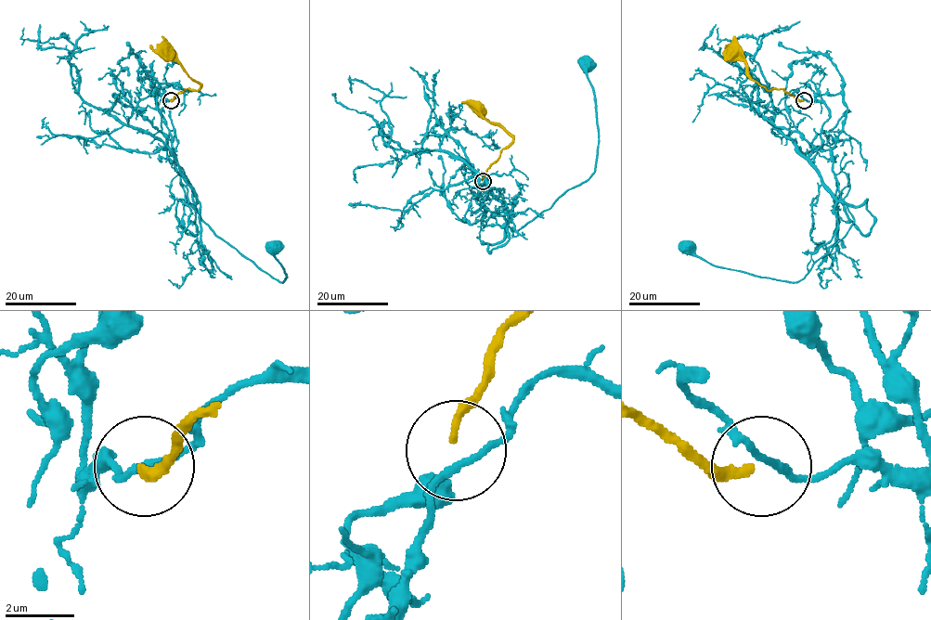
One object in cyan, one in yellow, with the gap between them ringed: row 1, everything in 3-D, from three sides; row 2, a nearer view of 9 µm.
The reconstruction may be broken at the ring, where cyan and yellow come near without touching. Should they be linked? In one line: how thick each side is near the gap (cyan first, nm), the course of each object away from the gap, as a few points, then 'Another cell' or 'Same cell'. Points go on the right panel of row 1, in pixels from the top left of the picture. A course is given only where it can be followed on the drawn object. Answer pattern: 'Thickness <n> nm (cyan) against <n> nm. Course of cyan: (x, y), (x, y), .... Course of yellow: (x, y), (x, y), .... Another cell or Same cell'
Thickness 190 nm (cyan) against 240 nm. Course of cyan: (806, 100), (828, 109), (821, 144), (808, 161), (852, 216), (846, 234), (794, 282), (715, 266), (686, 249). Course of yellow: (804, 100), (784, 89), (768, 90), (749, 76), (747, 64), (731, 53). Another cell

